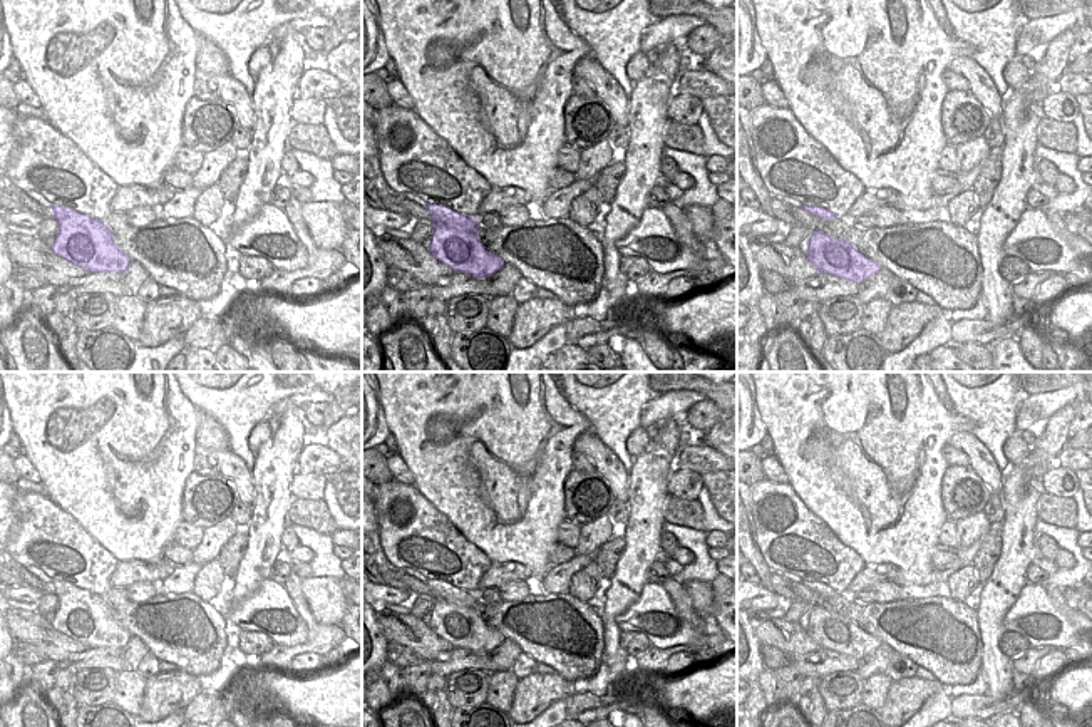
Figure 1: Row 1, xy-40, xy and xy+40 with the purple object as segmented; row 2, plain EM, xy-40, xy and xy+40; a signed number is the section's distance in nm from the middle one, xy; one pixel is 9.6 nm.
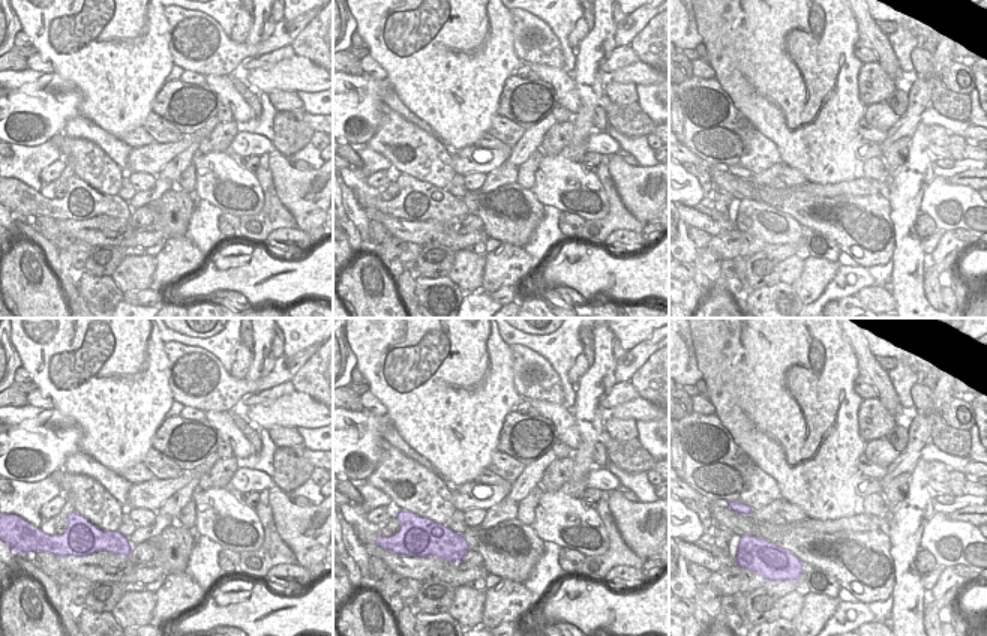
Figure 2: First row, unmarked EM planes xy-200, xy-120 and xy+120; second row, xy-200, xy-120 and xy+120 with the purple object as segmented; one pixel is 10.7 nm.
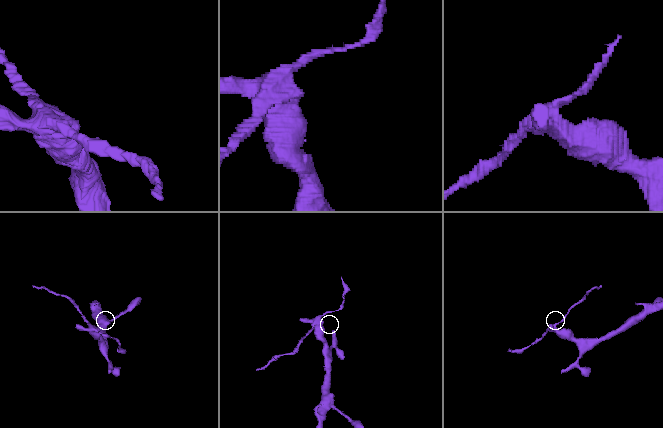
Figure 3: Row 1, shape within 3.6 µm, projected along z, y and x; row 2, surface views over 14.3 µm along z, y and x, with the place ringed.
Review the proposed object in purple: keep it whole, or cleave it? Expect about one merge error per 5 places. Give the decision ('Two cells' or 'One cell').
Two cells.

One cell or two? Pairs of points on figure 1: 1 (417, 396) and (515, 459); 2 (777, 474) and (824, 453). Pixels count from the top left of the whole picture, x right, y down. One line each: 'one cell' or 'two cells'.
1: one cell
2: two cells

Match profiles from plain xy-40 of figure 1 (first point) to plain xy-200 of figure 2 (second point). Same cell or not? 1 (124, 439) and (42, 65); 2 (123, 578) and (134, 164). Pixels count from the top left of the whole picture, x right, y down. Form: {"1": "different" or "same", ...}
{"1": "different", "2": "same"}

